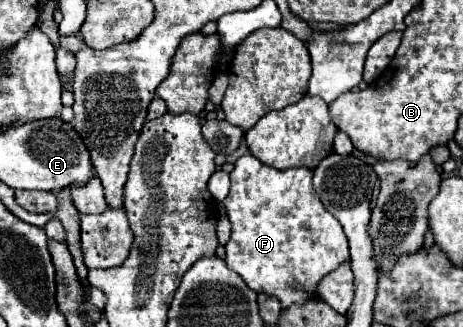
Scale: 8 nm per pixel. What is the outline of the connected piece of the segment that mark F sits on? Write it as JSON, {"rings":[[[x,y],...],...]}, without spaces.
{"rings":[[[248,153],[236,161],[236,167],[230,173],[230,181],[232,187],[224,199],[226,215],[232,223],[232,237],[226,243],[226,265],[236,271],[252,291],[276,297],[282,303],[282,309],[288,309],[294,303],[302,305],[310,299],[316,299],[318,283],[328,273],[346,263],[350,253],[342,225],[330,211],[326,211],[316,191],[312,189],[312,171],[306,167],[280,171],[264,165]]]}

